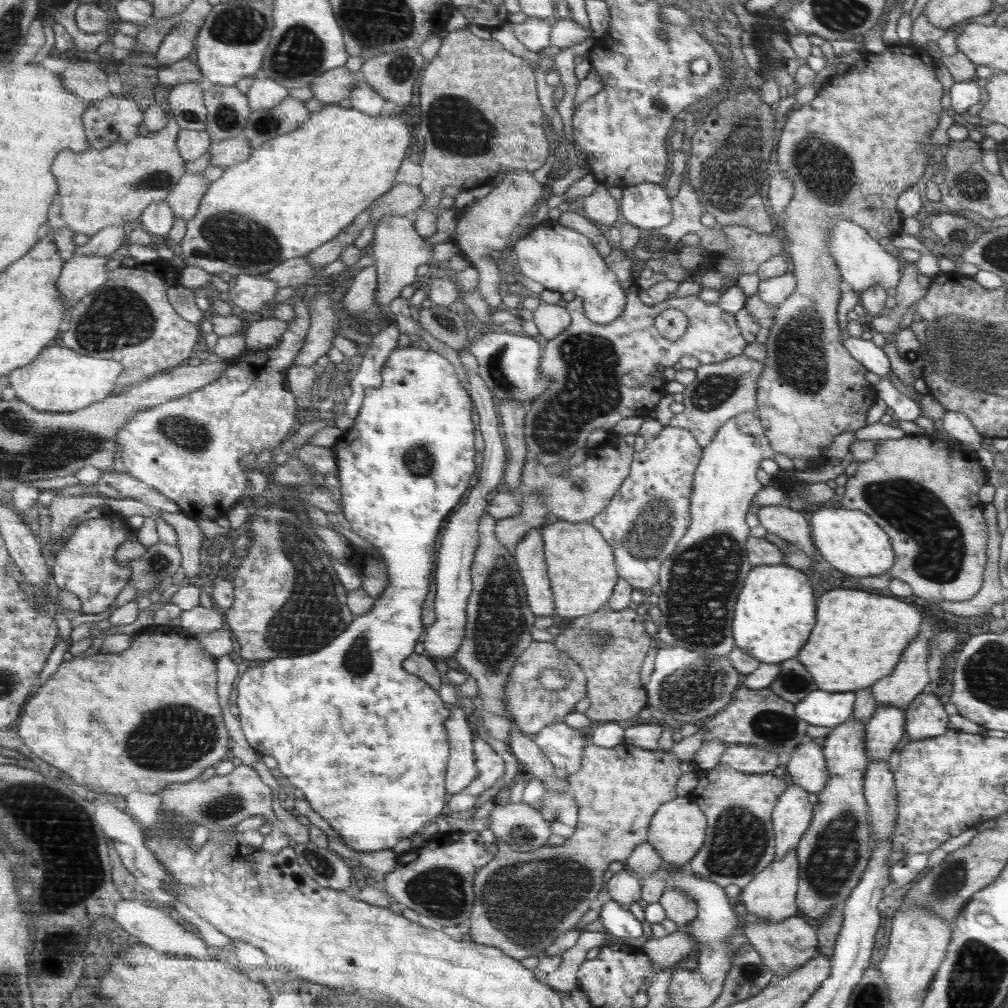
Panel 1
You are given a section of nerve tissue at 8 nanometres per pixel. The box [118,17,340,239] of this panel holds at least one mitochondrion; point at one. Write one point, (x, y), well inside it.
(299, 52)

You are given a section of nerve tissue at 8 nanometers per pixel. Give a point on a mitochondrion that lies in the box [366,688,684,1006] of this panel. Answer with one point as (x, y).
(528, 901)

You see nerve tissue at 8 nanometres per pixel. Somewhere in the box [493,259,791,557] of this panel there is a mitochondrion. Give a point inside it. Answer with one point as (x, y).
(591, 388)

